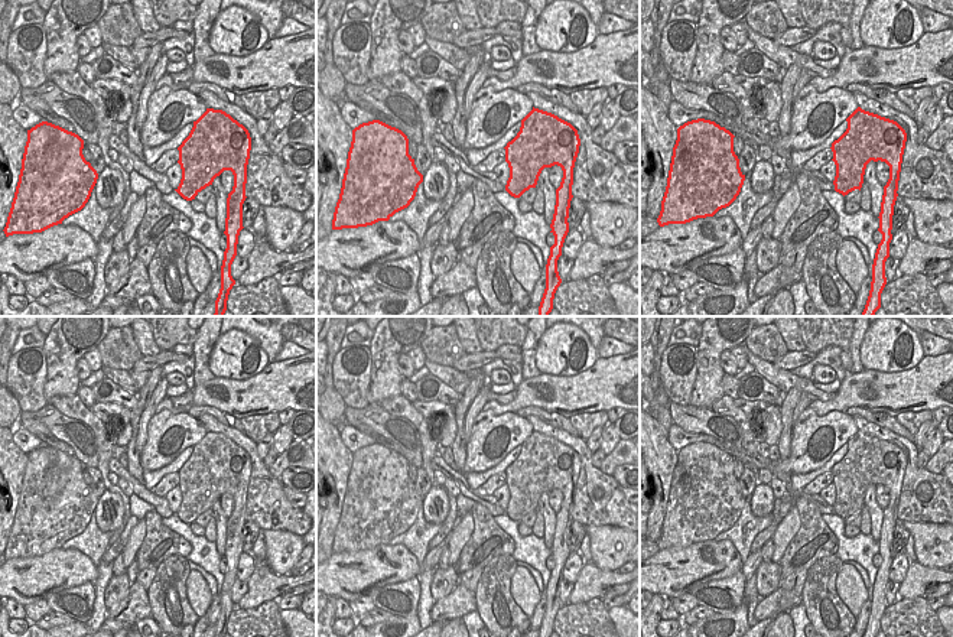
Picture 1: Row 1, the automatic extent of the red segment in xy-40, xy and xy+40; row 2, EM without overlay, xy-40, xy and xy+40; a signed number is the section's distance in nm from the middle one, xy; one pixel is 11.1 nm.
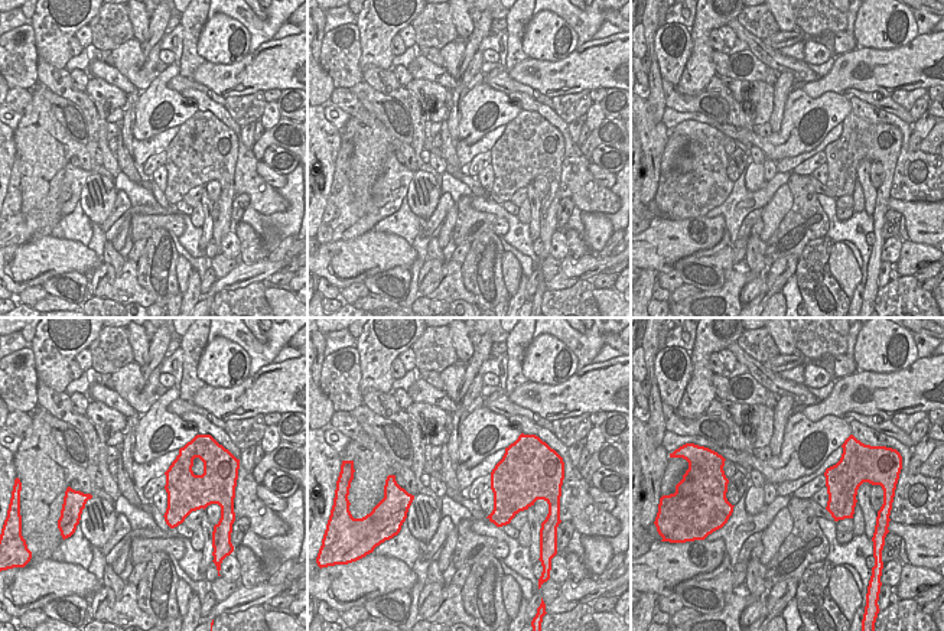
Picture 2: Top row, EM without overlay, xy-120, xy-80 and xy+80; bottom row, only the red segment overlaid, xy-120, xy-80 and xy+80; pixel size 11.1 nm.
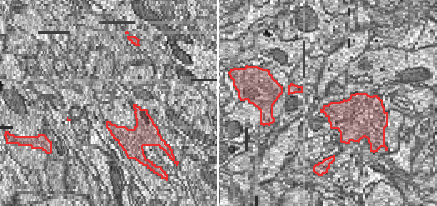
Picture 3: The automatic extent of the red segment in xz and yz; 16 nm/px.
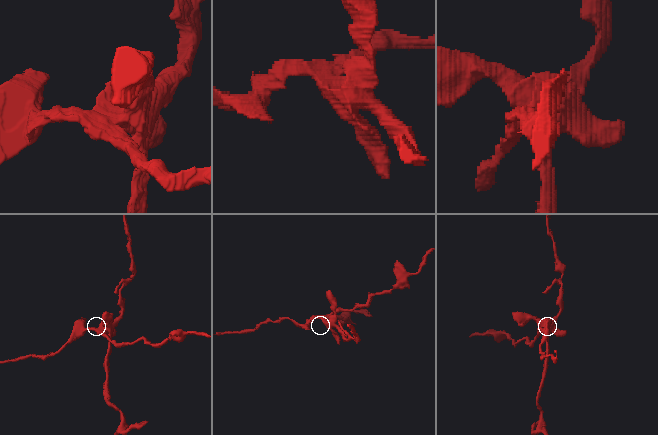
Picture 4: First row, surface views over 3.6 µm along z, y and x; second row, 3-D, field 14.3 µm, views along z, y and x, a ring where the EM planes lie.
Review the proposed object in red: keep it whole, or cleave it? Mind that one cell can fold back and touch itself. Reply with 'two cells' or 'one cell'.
two cells

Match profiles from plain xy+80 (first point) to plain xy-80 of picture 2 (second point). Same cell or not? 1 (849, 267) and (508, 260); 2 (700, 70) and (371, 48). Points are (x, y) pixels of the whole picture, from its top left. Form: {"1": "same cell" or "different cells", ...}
{"1": "same cell", "2": "same cell"}

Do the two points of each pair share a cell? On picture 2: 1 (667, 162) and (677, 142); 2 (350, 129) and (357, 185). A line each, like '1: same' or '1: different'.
1: same
2: same

